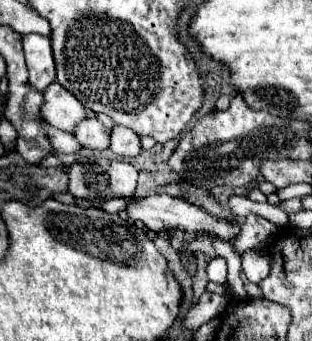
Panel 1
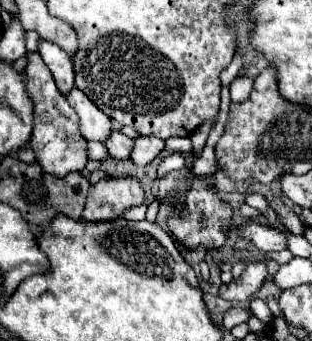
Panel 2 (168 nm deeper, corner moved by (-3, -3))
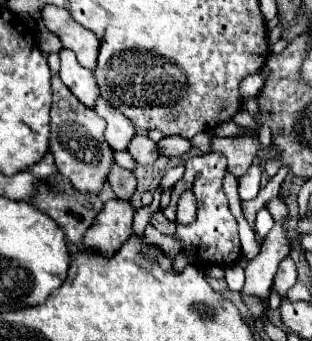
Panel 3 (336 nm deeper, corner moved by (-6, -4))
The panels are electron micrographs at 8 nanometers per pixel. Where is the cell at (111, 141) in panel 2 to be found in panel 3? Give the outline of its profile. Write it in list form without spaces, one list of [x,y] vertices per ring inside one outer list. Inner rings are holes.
[[[138,134],[132,140],[132,146],[128,146],[128,152],[134,156],[134,160],[142,166],[152,164],[160,154],[158,154],[158,144],[152,142],[146,134]]]

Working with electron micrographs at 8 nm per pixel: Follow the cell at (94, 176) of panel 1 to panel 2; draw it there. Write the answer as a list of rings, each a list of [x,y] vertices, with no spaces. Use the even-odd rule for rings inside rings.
[[[115,177],[99,179],[89,187],[87,203],[83,209],[83,217],[87,221],[103,221],[119,217],[121,211],[133,205],[143,203],[143,187],[135,177]]]

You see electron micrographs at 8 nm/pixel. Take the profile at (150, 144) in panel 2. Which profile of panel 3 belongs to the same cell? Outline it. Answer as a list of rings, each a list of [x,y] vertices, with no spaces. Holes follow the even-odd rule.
[[[168,136],[168,138],[160,140],[158,146],[160,146],[160,154],[168,156],[168,158],[188,154],[194,148],[192,142],[188,138],[182,138],[182,136]]]

